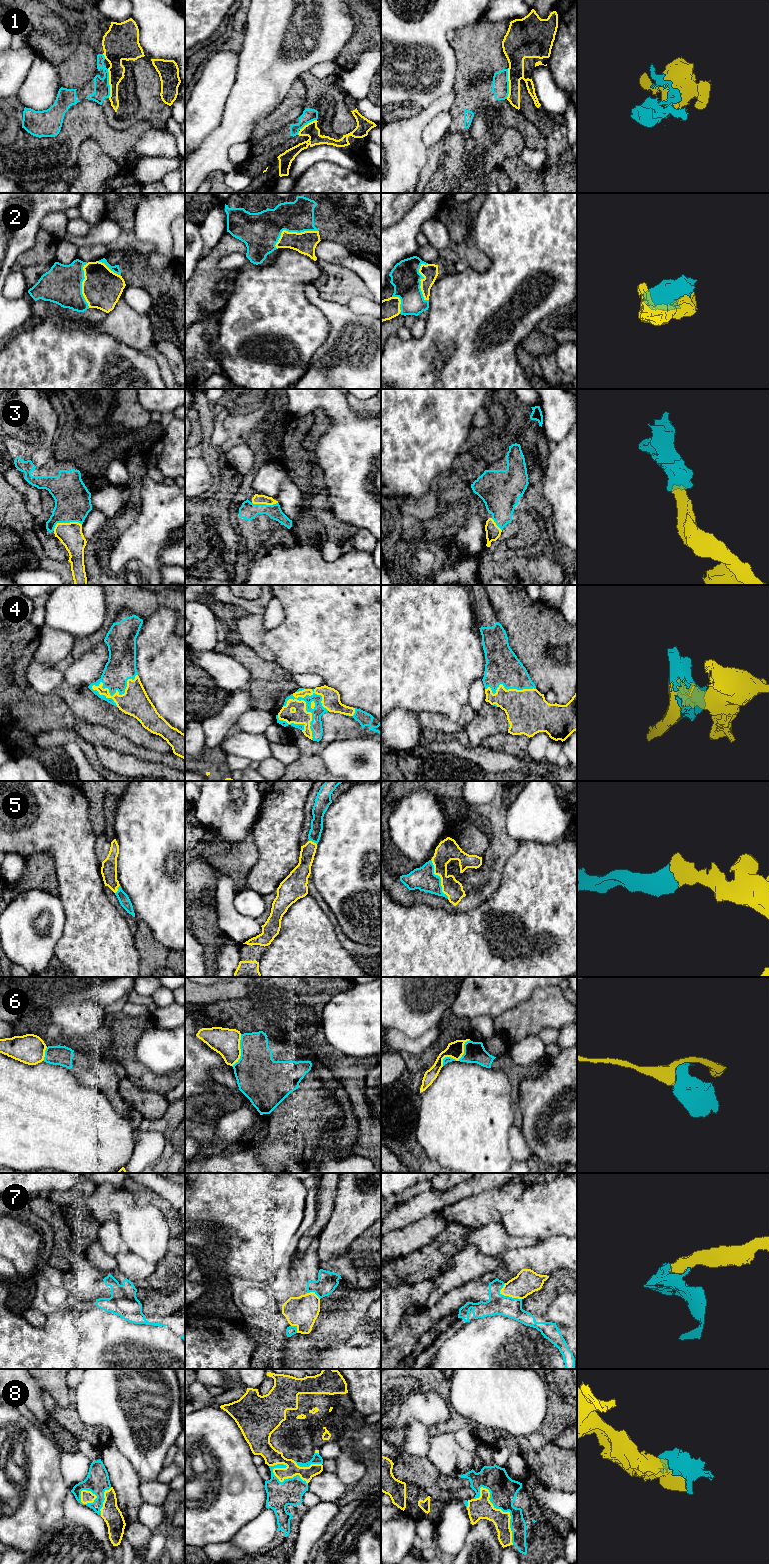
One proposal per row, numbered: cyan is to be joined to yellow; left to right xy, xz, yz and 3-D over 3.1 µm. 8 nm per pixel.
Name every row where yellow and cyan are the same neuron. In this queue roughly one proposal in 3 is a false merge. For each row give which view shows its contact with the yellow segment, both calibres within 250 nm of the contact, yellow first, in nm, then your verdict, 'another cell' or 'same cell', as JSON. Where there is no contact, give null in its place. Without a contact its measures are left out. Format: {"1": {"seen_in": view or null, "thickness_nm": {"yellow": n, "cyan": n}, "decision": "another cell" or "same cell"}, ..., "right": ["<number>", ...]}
{"1": {"seen_in": "yz", "thickness_nm": {"yellow": 160, "cyan": 140}, "decision": "another cell"}, "2": {"seen_in": "xz", "thickness_nm": {"yellow": 180, "cyan": 300}, "decision": "same cell"}, "3": {"seen_in": "xy", "thickness_nm": {"yellow": 190, "cyan": 280}, "decision": "same cell"}, "4": {"seen_in": "xz", "thickness_nm": {"yellow": 130, "cyan": 100}, "decision": "same cell"}, "5": {"seen_in": "yz", "thickness_nm": {"yellow": 170, "cyan": 190}, "decision": "same cell"}, "6": {"seen_in": "xz", "thickness_nm": {"yellow": 220, "cyan": 360}, "decision": "another cell"}, "7": {"seen_in": "yz", "thickness_nm": {"yellow": 200, "cyan": 170}, "decision": "same cell"}, "8": {"seen_in": "yz", "thickness_nm": {"yellow": 180, "cyan": 220}, "decision": "same cell"}, "right": ["2", "3", "4", "5", "7", "8"]}

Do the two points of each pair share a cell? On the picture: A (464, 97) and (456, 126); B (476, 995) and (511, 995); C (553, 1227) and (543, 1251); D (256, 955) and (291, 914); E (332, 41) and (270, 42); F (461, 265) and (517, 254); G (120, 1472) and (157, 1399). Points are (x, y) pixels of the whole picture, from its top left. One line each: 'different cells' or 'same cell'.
A: same cell
B: same cell
C: different cells
D: different cells
E: same cell
F: different cells
G: different cells

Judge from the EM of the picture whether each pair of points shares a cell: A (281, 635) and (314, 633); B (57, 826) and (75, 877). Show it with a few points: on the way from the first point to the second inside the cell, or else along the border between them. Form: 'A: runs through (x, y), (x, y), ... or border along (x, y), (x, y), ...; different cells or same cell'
A: runs through (289, 635), (306, 635); same cell
B: runs through (69, 839), (75, 856), (75, 864); same cell

